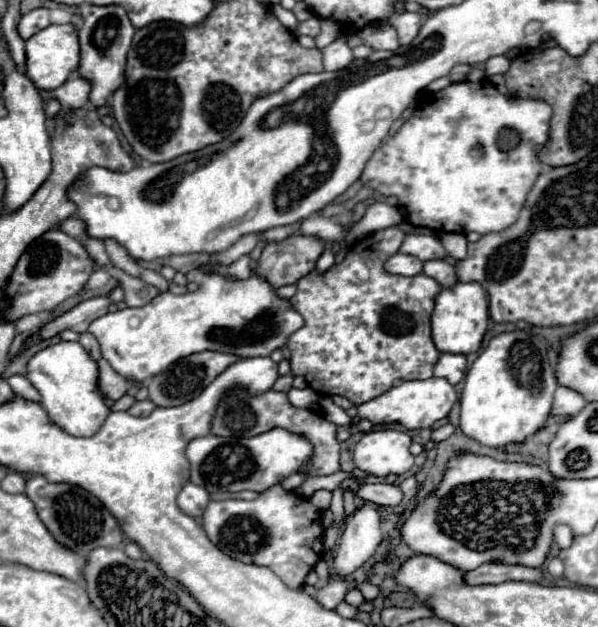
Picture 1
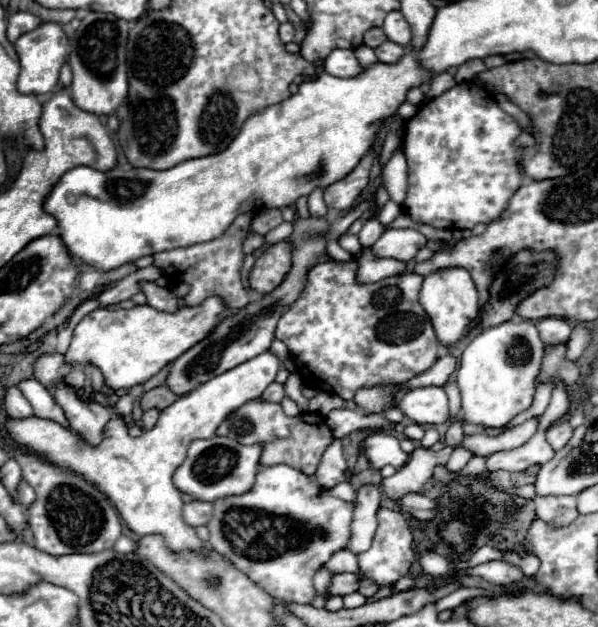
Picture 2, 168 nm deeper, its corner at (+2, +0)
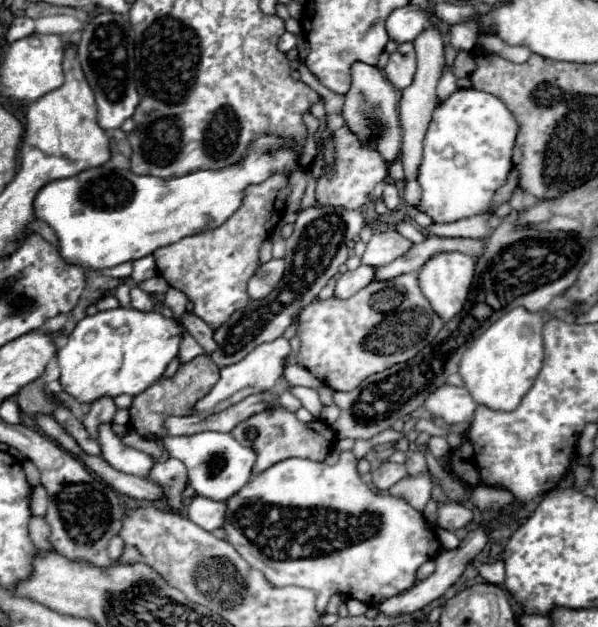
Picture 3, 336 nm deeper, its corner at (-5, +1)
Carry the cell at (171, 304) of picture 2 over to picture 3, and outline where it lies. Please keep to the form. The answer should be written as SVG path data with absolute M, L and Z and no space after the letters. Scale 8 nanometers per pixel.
M184 313L182 315L182 325L186 327L186 331L204 347L206 353L212 353L214 351L214 339L212 339L212 329L194 313Z

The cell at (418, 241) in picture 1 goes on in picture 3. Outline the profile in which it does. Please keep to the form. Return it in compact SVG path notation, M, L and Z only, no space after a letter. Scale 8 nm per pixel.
M398 231L376 233L376 235L372 235L370 243L366 245L362 263L372 265L372 267L382 267L382 265L388 265L394 259L402 257L404 253L408 253L410 247L412 247L412 241L402 237Z

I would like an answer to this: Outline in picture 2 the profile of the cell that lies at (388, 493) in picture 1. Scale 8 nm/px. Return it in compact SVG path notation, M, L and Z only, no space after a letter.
M407 494L399 500L399 506L403 508L403 512L415 516L417 520L433 520L437 516L435 502L423 494Z

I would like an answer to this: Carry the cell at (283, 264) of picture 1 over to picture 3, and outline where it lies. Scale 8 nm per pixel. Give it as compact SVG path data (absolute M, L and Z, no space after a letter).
M270 259L268 263L260 265L252 279L248 281L248 293L252 299L266 297L282 279L284 275L284 259Z

